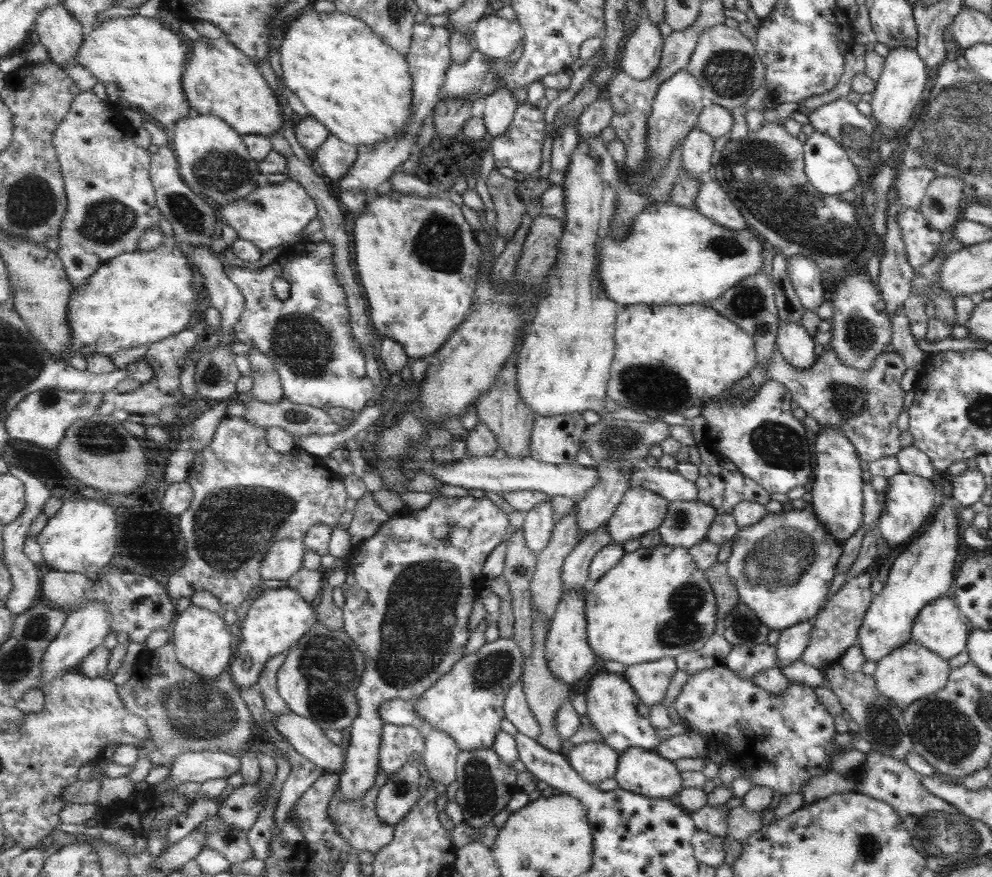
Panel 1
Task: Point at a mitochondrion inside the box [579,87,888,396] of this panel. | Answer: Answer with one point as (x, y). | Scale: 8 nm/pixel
(757, 170)

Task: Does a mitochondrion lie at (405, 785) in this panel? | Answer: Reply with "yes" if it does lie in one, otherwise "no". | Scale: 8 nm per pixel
yes

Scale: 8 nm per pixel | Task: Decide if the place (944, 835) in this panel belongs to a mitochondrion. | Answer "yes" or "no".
yes

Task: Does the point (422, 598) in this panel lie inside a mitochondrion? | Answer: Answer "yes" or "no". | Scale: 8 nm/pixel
yes

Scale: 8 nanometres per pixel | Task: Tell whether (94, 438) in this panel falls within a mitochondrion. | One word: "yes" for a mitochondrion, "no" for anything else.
yes

